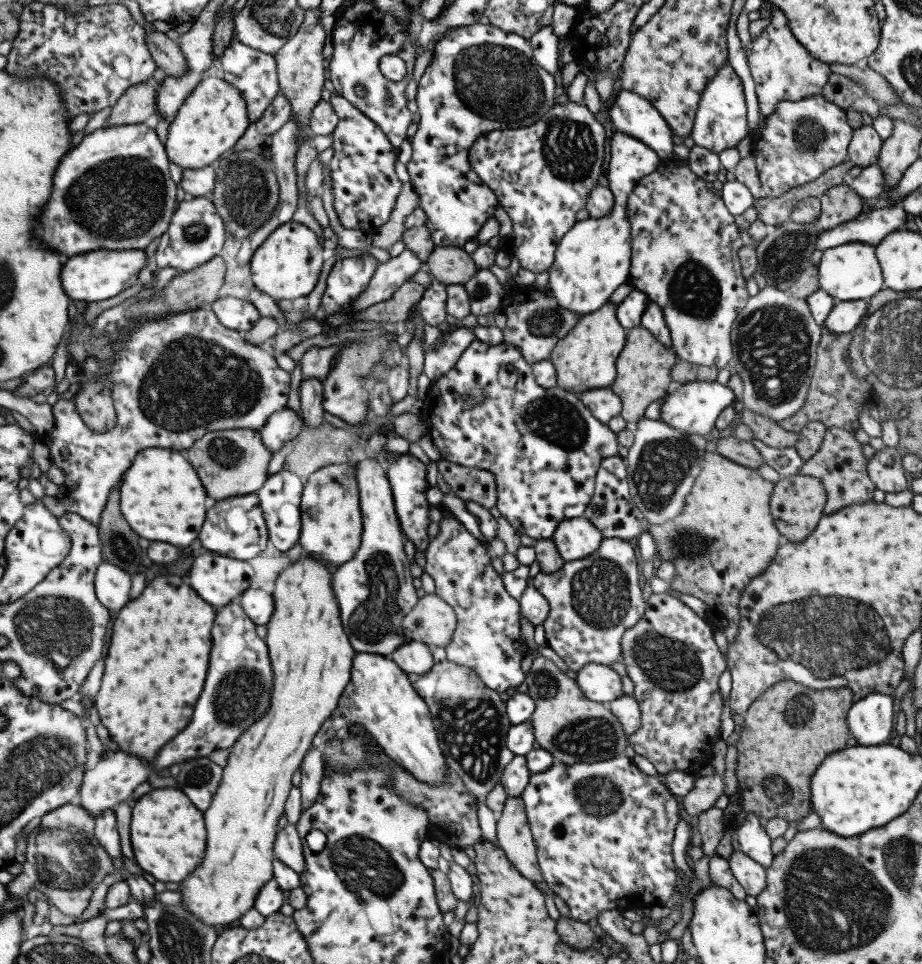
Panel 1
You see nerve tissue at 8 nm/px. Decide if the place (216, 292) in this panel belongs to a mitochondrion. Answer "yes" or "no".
no

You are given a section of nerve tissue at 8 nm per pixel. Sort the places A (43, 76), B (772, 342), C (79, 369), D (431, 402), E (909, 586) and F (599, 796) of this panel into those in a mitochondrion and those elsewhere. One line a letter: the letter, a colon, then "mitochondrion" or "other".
A: other
B: mitochondrion
C: other
D: other
E: other
F: mitochondrion

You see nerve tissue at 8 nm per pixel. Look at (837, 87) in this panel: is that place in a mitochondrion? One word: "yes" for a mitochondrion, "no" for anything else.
no

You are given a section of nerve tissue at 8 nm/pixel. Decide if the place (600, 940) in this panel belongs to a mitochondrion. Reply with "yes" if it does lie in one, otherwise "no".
no

